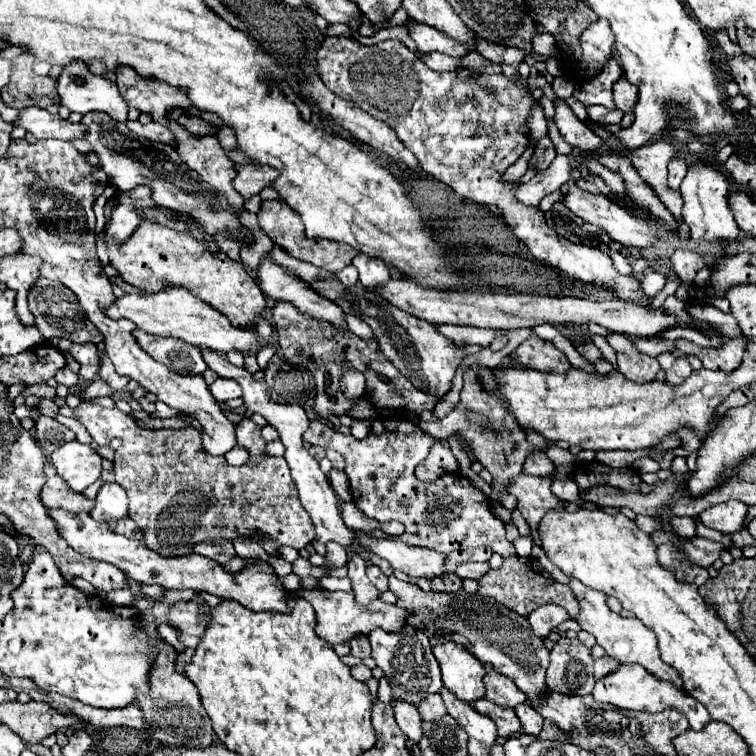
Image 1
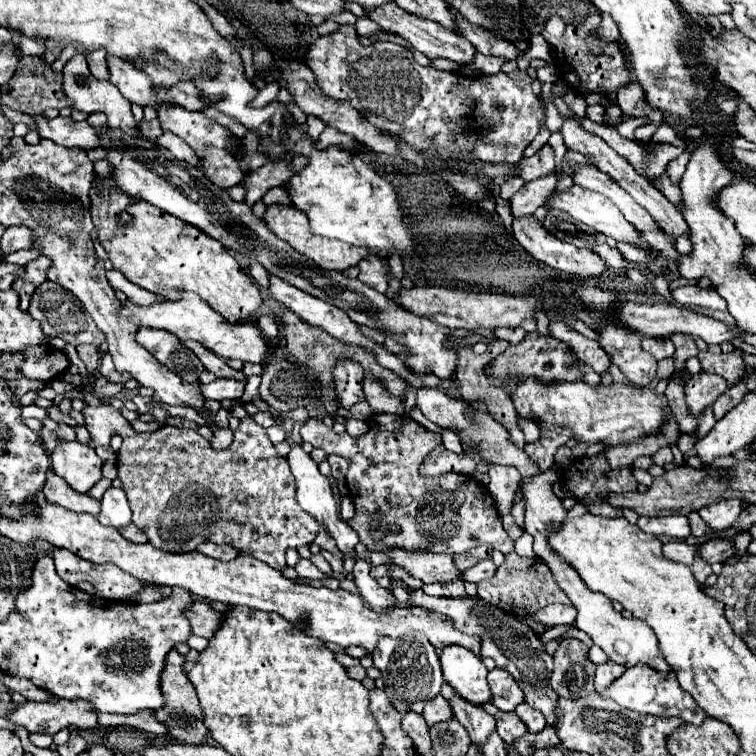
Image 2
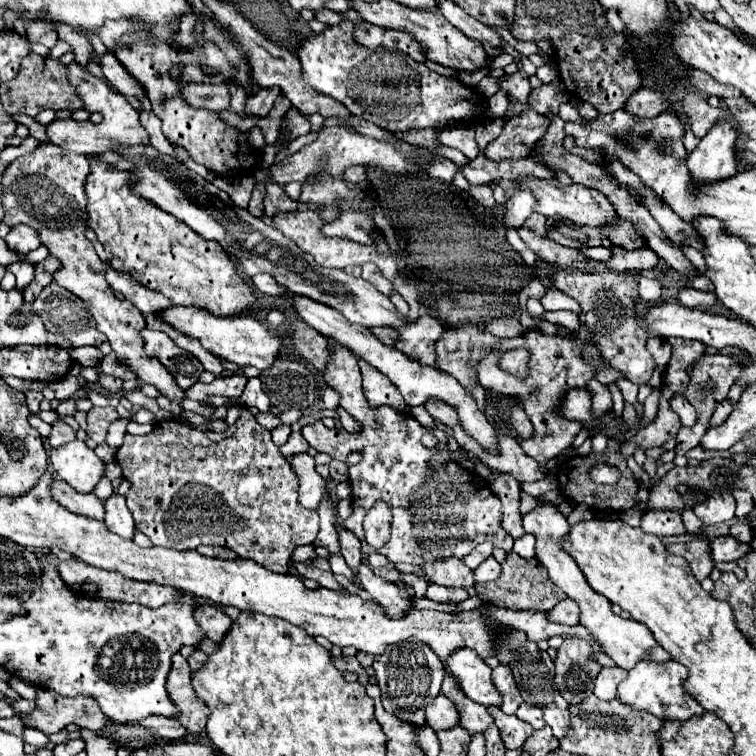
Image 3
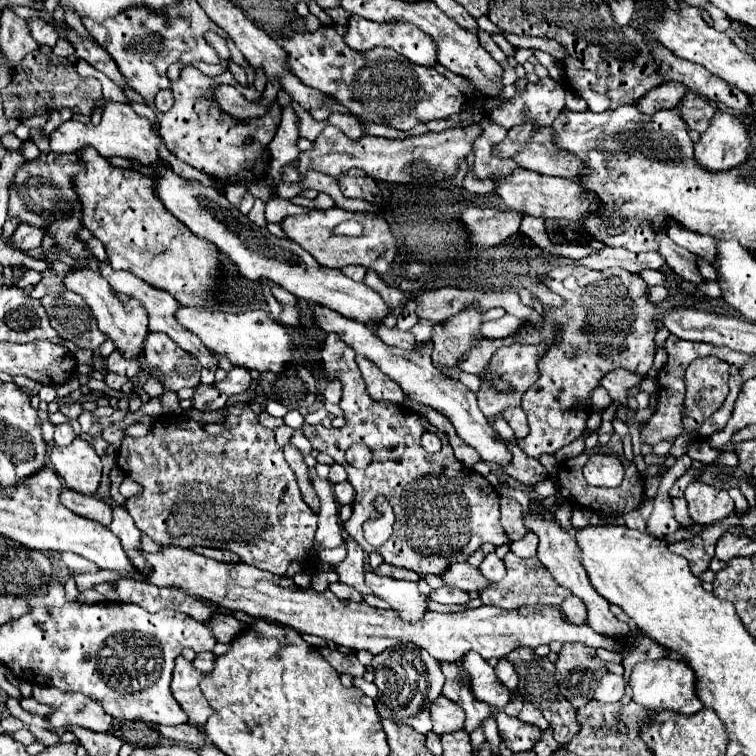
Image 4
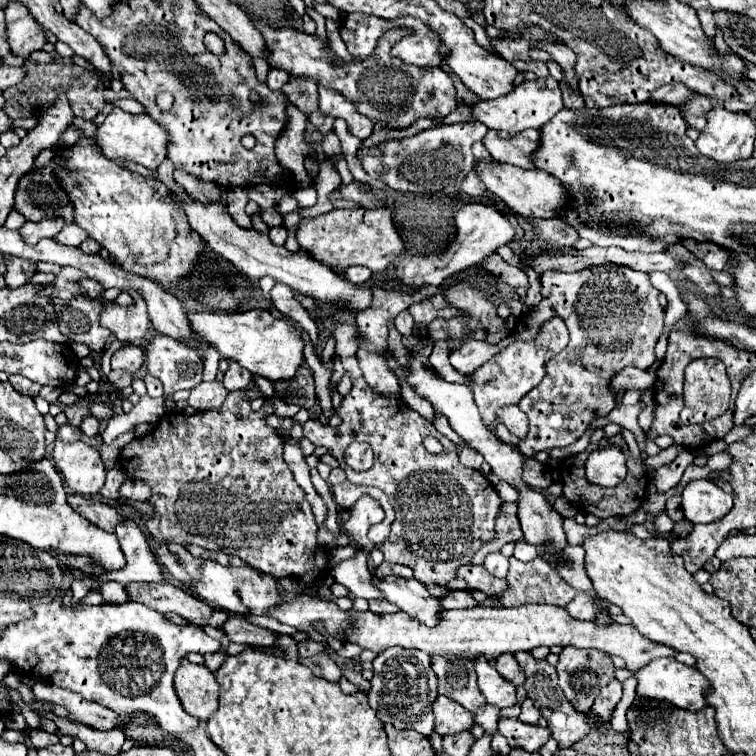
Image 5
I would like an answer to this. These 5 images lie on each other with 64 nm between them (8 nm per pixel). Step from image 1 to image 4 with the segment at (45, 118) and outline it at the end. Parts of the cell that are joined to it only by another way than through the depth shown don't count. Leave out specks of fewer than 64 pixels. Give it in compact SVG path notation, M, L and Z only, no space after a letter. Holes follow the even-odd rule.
M100 98L96 102L96 110L102 110L102 122L99 125L82 124L76 120L68 120L66 124L58 126L50 134L50 148L54 153L75 153L84 147L95 148L102 156L109 158L112 156L128 156L140 160L144 166L150 166L154 160L158 160L158 146L160 146L160 136L152 132L152 126L148 120L140 118L130 104L126 102L112 102L106 98Z

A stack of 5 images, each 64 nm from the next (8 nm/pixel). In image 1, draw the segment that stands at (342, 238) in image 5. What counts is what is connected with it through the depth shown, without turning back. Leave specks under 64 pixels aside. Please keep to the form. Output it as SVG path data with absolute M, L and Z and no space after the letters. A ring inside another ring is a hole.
M264 200L256 216L258 216L258 226L264 230L264 234L292 258L298 258L302 262L310 262L318 268L328 270L328 272L340 272L340 268L348 266L350 260L356 256L356 250L348 248L348 244L338 244L334 240L306 238L304 224L300 224L300 218L294 212L288 212L288 208L284 208L284 204L280 204L280 200Z

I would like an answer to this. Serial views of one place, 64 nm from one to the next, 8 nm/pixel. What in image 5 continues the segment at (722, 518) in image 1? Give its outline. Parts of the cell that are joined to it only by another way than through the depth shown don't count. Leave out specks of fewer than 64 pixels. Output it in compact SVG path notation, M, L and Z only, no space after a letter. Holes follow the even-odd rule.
M694 480L682 492L682 510L692 524L710 524L732 510L732 496L710 480Z

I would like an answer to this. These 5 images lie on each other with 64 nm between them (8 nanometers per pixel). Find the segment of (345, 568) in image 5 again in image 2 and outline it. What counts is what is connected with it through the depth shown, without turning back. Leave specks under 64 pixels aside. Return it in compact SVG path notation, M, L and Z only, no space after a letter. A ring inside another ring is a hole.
M292 444L292 450L290 450L290 454L288 454L286 458L288 458L290 470L292 470L294 478L296 478L296 488L298 488L296 498L298 498L298 504L300 504L308 514L312 514L320 526L326 528L326 532L330 534L330 538L336 540L338 548L340 548L346 556L348 556L348 554L354 556L354 546L358 544L358 534L356 534L344 520L340 520L340 516L338 516L338 502L336 502L336 498L334 498L334 492L332 492L332 486L330 486L330 478L324 476L324 474L320 474L318 464L312 460L310 454L306 454L306 452L302 450L300 444Z

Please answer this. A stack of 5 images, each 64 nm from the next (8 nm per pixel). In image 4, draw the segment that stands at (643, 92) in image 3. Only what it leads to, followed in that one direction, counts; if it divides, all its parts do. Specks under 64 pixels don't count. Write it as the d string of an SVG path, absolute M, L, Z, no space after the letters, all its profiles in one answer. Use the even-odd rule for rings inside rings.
M670 82L670 84L662 84L662 86L656 86L652 88L646 96L642 96L636 106L642 114L648 114L652 116L654 112L658 110L670 110L670 108L676 108L676 104L680 102L680 98L686 94L686 88L676 84L676 82Z

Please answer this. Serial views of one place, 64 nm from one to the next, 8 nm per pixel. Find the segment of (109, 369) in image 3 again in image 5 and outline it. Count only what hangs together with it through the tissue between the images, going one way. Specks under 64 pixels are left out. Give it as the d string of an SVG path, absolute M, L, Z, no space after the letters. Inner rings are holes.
M118 348L112 354L112 370L126 370L130 374L136 374L140 366L144 364L144 352L142 348Z

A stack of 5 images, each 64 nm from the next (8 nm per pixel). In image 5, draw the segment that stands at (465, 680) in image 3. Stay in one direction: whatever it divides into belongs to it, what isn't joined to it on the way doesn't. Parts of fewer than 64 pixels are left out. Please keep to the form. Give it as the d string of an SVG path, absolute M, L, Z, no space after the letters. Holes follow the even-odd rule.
M482 656L474 658L474 670L478 674L478 688L488 704L498 706L498 708L508 708L518 702L516 700L516 686L508 684L496 672L496 668L488 664L488 660L484 660Z

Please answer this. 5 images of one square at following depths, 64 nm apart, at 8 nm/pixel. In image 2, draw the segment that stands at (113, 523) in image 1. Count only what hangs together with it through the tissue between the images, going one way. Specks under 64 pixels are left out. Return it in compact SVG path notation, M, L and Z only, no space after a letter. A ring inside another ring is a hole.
M128 524L124 528L118 528L118 532L122 532L128 540L134 540L134 542L146 542L146 536L142 534L142 530L134 524Z

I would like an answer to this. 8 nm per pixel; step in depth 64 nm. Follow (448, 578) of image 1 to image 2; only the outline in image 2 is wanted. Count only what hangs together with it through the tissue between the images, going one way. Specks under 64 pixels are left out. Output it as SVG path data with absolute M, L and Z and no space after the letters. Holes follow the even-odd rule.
M450 580L450 582L444 582L444 584L424 584L422 590L430 596L452 596L452 598L458 598L458 596L464 596L464 582L462 580Z

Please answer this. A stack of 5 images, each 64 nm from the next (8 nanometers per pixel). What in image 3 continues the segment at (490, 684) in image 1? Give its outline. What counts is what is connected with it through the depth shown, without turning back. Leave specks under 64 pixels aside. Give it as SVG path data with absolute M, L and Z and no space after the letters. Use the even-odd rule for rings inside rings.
M498 666L492 670L492 682L496 686L496 690L500 692L502 696L502 704L500 704L500 710L506 712L506 714L514 714L516 708L522 704L522 696L520 696L520 690L514 682L514 676L510 672L510 668L506 666Z

